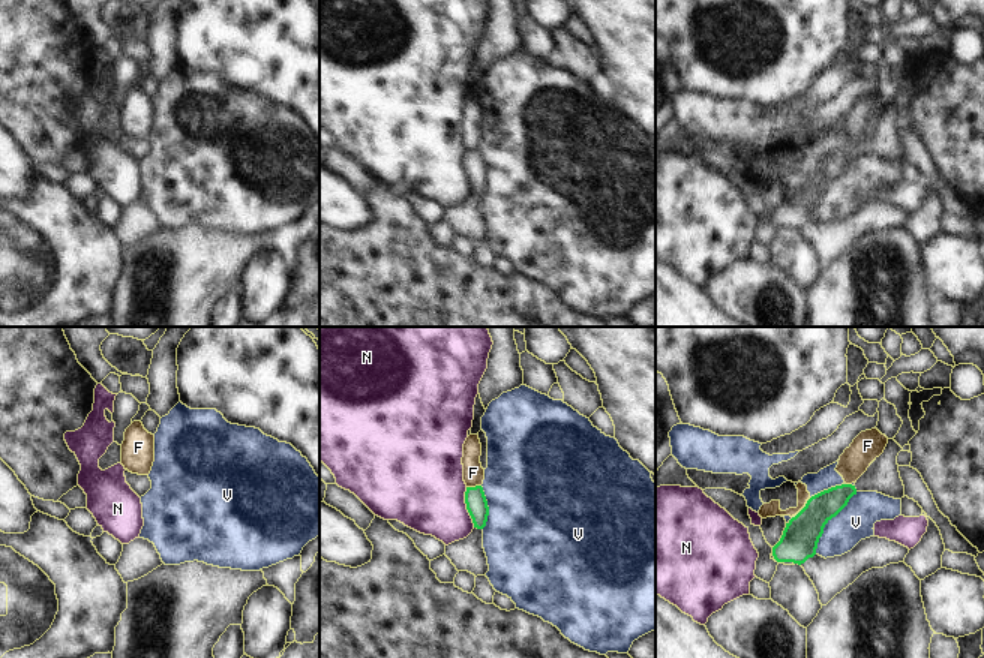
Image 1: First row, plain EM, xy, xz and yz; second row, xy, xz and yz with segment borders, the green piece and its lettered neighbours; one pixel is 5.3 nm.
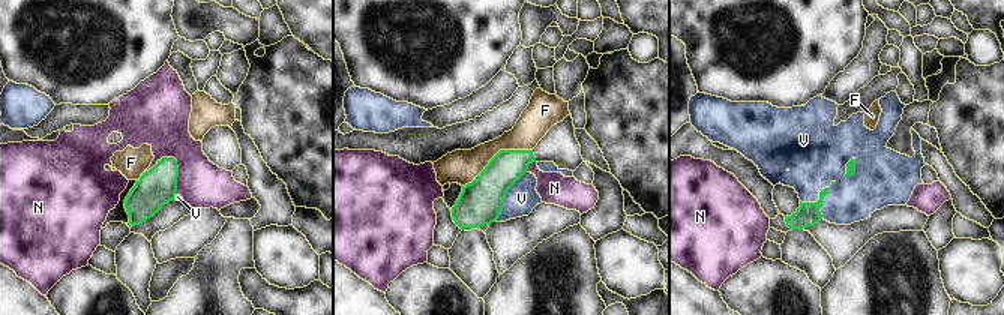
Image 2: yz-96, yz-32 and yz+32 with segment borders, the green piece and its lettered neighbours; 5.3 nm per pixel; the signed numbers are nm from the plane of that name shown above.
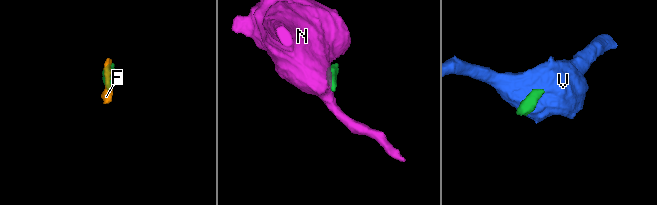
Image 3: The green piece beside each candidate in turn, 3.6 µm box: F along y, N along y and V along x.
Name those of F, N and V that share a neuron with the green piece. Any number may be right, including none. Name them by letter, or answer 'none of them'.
none of them.

